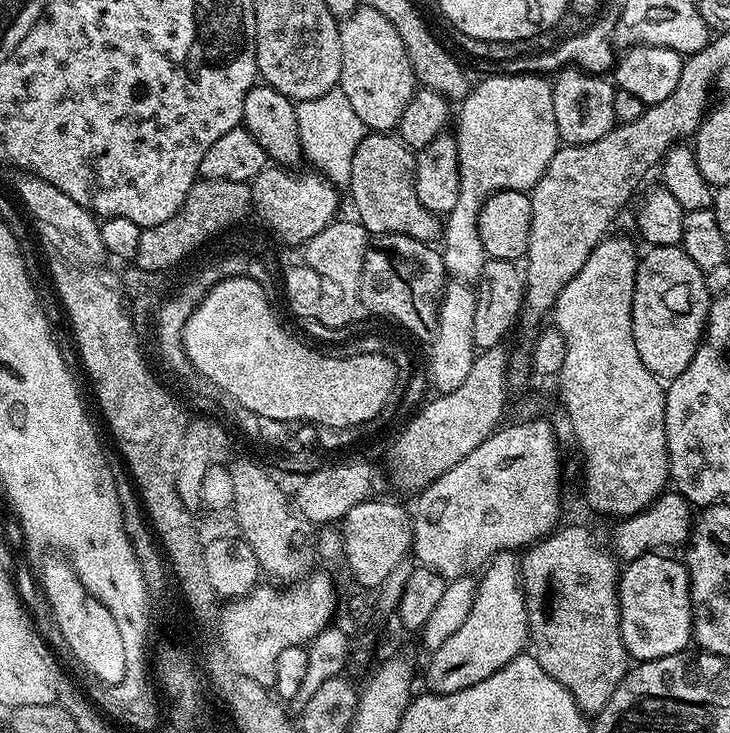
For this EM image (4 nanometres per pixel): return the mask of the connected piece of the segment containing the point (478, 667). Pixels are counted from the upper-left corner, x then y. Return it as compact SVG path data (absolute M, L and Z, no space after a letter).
M512 552L492 557L479 577L472 596L470 614L459 630L454 630L428 660L428 684L437 696L466 690L477 682L486 682L490 674L502 670L506 662L529 647L528 602L520 586L520 565Z

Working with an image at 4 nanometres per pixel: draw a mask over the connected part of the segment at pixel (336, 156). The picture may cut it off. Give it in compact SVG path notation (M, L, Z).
M333 90L322 94L322 98L301 100L296 104L298 118L298 138L304 151L303 159L309 160L311 167L325 176L330 183L346 186L350 182L350 166L354 163L354 150L366 135L362 118L350 106L346 94Z

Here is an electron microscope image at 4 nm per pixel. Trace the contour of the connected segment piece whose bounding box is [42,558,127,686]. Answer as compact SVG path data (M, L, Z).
M56 558L60 560L52 560L50 561L44 568L42 572L42 586L44 588L44 592L46 594L46 598L48 600L48 604L52 610L52 614L54 616L54 620L56 622L56 626L63 638L66 642L69 650L72 652L73 656L94 676L97 681L107 685L107 686L118 686L121 685L124 680L127 679L125 674L126 668L126 654L122 650L122 634L119 633L118 626L114 623L114 618L111 617L110 612L106 610L106 606L102 606L100 602L93 598L93 596L89 595L88 592L85 590L85 587L82 586L81 580L77 578L76 572L73 571L70 564L65 559Z

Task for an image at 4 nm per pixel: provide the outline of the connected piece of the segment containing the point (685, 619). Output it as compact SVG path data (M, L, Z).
M653 550L627 561L616 585L620 603L620 637L633 661L679 656L693 639L692 591L688 569L679 559L671 560Z

